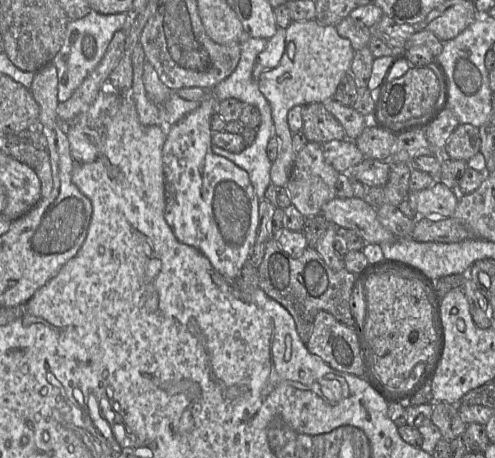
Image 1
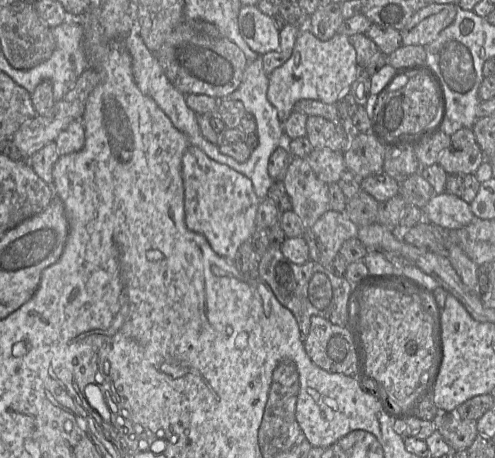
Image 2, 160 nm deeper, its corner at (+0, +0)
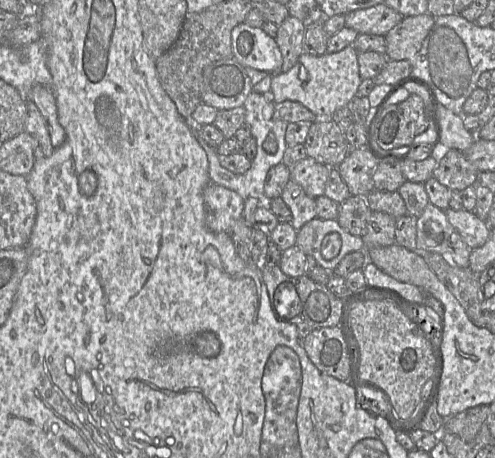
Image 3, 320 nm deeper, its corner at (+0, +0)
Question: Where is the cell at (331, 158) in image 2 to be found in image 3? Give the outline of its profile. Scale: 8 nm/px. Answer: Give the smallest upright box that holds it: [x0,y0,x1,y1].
[290,157,330,198]

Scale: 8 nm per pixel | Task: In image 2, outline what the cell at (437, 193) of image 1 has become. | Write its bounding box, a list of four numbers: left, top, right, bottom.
[422,192,477,230]

